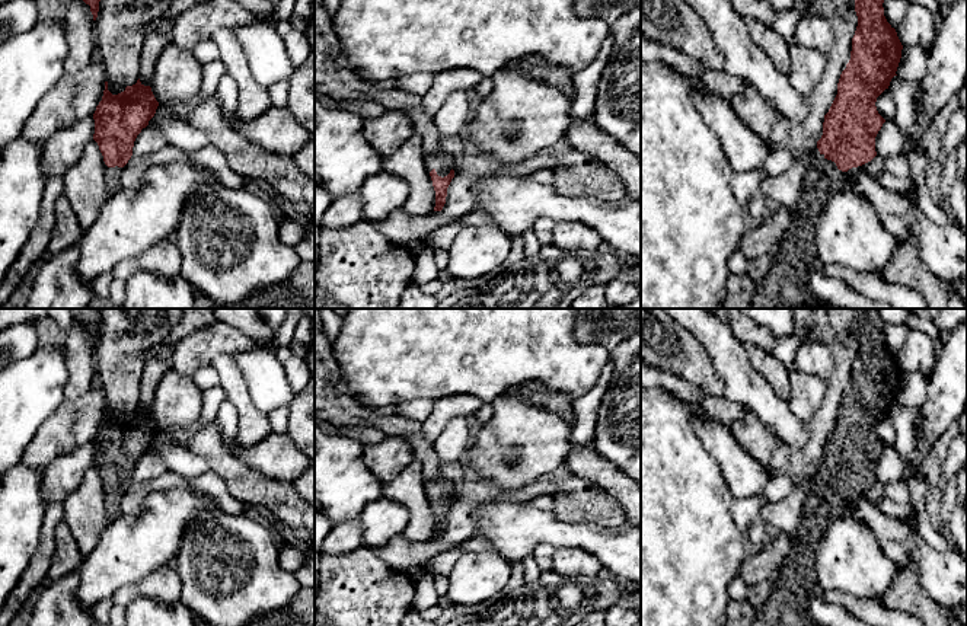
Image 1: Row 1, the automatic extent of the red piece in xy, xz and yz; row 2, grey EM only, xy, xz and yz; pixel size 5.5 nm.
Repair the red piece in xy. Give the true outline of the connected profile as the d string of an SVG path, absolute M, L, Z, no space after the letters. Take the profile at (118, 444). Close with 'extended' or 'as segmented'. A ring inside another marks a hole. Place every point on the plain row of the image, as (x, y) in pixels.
M140 405L118 421L112 421L108 416L108 408L105 408L102 427L93 440L93 466L98 469L108 492L108 524L122 515L119 508L121 495L131 485L134 467L154 443L157 432L159 428L151 413L144 412Z | extended

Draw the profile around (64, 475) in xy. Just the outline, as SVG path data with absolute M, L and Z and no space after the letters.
M90 441L48 464L42 478L42 498L47 505L64 502L67 495L79 488L93 460L95 445Z

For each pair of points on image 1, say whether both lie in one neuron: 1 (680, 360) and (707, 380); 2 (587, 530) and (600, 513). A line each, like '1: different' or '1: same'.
1: same
2: different

